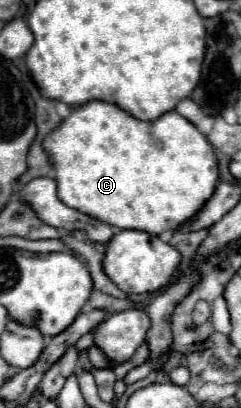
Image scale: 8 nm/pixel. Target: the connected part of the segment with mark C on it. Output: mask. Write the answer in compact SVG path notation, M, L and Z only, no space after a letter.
M87 101L71 109L71 115L47 133L41 145L55 169L59 199L69 207L119 229L139 229L151 235L175 231L205 205L219 181L217 157L211 143L177 111L167 111L157 121L139 121L117 105Z

